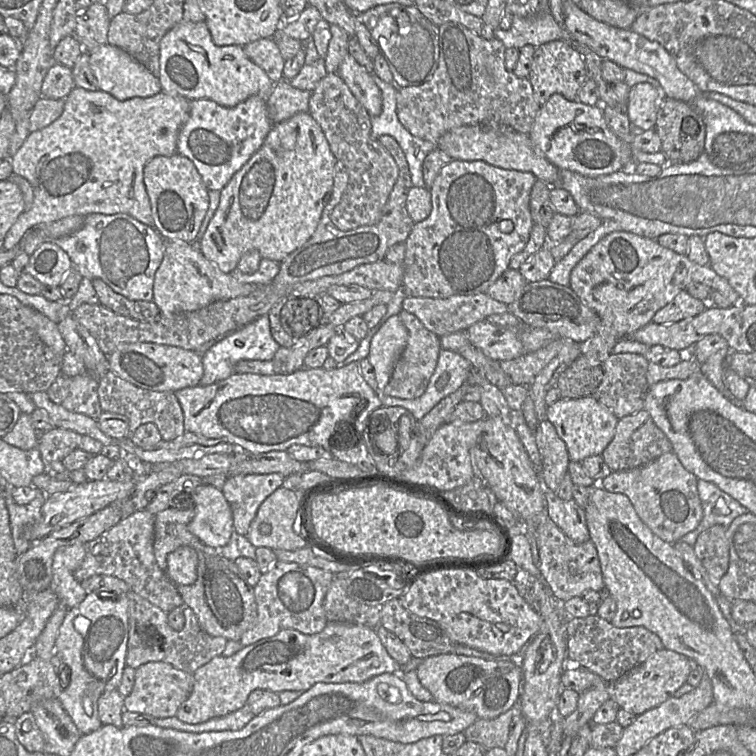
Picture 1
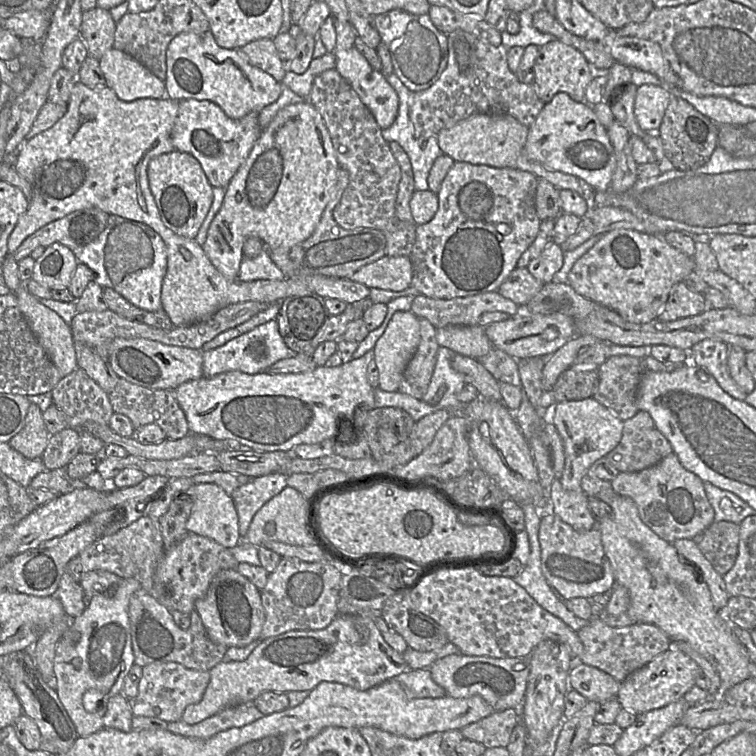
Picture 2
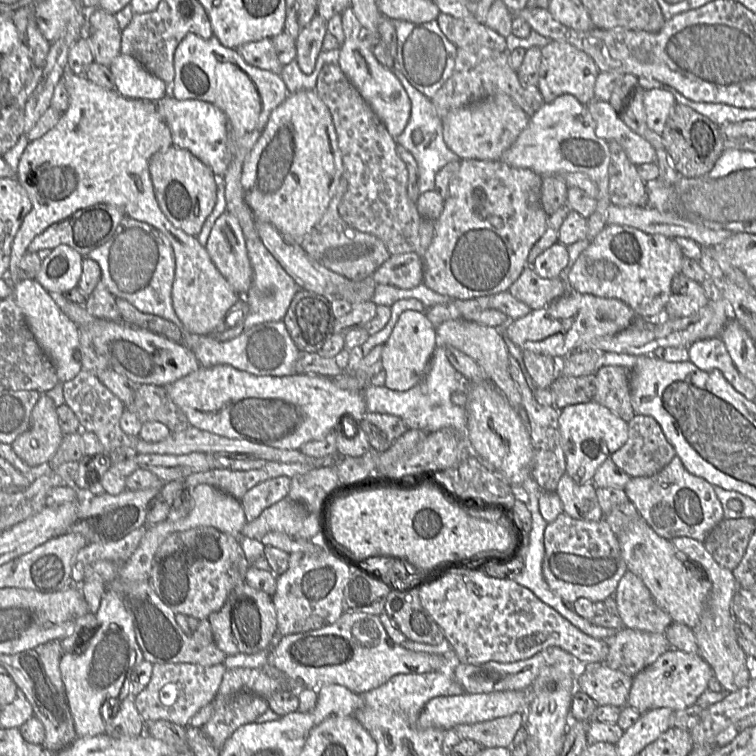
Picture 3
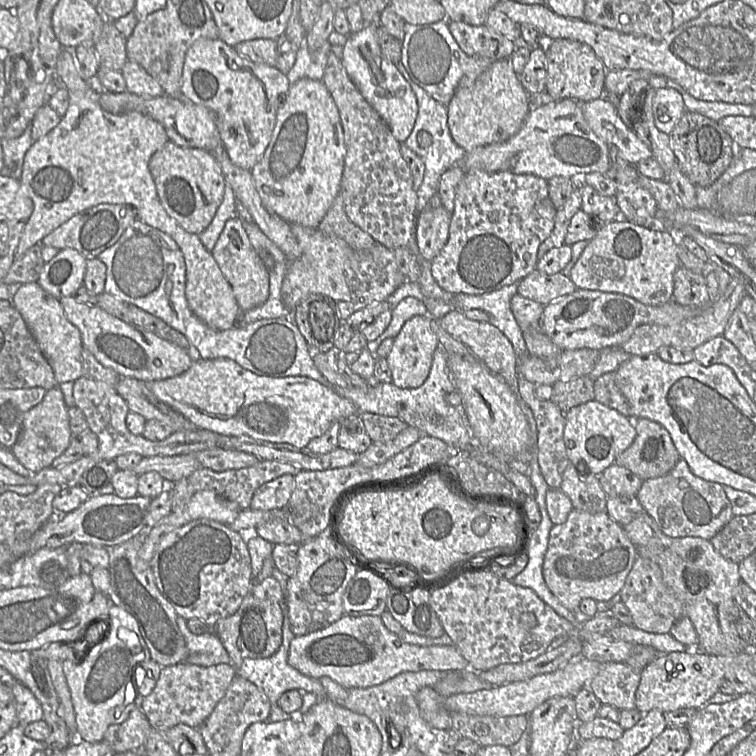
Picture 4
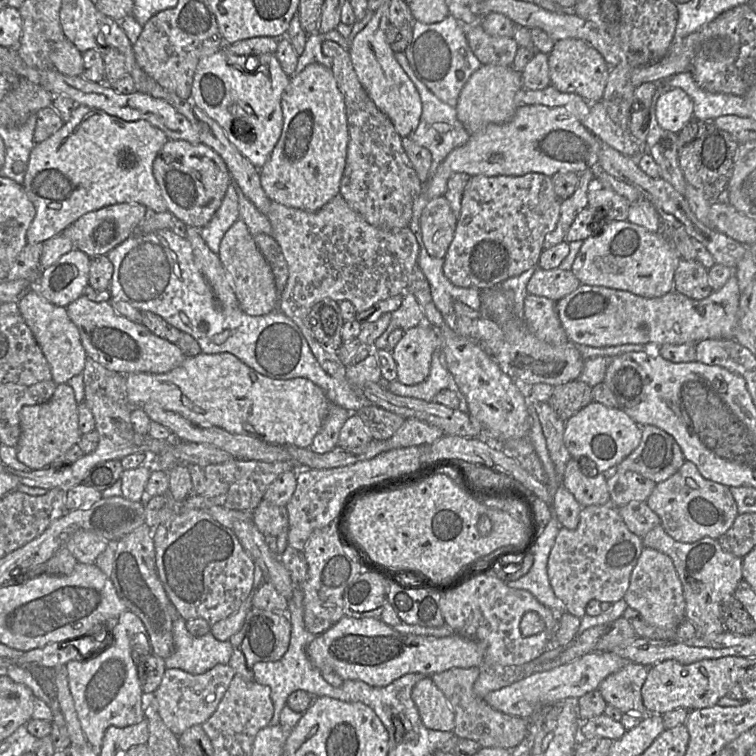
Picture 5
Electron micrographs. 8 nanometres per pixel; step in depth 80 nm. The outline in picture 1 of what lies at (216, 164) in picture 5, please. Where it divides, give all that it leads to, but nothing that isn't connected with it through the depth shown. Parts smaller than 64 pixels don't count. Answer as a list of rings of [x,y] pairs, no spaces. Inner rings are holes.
[[[178,152],[171,156],[157,156],[146,163],[143,178],[151,203],[154,228],[164,240],[181,240],[195,245],[209,208],[209,190],[194,163]]]

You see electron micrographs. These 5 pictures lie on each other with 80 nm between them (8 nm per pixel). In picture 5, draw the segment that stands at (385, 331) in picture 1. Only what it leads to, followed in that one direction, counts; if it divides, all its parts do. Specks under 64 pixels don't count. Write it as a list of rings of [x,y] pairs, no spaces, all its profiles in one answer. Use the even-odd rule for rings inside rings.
[[[415,326],[391,352],[397,367],[397,380],[404,385],[423,382],[429,375],[433,352],[441,348],[441,335],[430,326]]]

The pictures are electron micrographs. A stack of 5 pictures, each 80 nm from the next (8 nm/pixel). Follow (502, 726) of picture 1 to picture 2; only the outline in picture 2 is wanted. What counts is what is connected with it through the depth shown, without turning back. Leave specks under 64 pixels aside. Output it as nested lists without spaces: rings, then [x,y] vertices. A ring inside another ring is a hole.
[[[520,707],[510,708],[472,723],[460,731],[464,739],[481,743],[486,748],[506,747],[514,727],[520,722]]]

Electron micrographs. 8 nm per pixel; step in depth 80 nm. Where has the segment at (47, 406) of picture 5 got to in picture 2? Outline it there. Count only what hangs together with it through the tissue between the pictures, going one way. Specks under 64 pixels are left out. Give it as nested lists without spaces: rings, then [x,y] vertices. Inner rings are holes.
[[[32,403],[25,417],[24,427],[8,444],[26,458],[41,458],[50,435],[43,420],[42,410],[38,404]]]

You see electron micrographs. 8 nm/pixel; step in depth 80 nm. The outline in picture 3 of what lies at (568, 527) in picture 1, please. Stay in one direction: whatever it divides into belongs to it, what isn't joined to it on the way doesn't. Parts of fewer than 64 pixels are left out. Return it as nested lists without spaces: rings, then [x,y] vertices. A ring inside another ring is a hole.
[[[566,472],[562,475],[556,488],[563,513],[583,521],[599,521],[603,511],[596,495],[597,486],[593,481],[584,485],[577,484]]]

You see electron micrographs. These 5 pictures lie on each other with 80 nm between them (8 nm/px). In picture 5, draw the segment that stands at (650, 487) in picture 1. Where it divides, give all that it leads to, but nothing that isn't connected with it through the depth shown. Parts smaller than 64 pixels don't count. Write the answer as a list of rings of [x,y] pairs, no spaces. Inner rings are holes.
[[[688,460],[675,474],[656,484],[646,503],[660,518],[665,532],[684,543],[693,543],[705,537],[718,539],[739,515],[729,487],[705,479],[695,464]]]

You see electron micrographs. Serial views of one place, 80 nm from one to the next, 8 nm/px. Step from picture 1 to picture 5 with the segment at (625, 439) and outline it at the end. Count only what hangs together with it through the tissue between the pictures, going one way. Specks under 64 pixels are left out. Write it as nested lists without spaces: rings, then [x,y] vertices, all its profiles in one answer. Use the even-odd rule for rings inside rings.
[[[645,425],[639,445],[615,467],[615,471],[633,471],[660,483],[675,474],[685,461],[680,446],[669,433]]]

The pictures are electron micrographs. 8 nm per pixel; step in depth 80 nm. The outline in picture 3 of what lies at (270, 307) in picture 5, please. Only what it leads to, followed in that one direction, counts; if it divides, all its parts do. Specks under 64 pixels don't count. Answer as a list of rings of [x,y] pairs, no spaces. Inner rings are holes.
[[[225,211],[215,221],[205,246],[213,263],[241,296],[249,291],[253,269],[242,227],[233,214]]]

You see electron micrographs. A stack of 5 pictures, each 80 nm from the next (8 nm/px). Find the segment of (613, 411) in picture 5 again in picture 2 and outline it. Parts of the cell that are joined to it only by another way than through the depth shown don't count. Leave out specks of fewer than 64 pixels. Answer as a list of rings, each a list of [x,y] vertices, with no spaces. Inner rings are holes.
[[[593,397],[556,403],[549,412],[549,420],[555,425],[564,445],[565,465],[560,477],[561,485],[567,491],[582,491],[581,480],[591,465],[619,444],[624,421]]]

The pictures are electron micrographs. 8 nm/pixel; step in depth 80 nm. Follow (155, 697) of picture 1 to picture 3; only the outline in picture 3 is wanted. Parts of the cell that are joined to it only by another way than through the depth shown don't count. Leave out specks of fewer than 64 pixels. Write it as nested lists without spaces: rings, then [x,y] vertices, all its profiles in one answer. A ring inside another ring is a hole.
[[[190,663],[153,664],[148,685],[134,699],[135,706],[145,722],[166,720],[184,727],[204,706],[213,702],[227,668],[224,663],[201,666]]]

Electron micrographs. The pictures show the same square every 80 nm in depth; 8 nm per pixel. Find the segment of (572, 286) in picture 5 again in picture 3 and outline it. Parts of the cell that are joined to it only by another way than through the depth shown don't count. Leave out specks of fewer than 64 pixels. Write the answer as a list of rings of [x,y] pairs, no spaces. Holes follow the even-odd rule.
[[[527,266],[508,292],[532,310],[546,307],[570,291],[567,282],[561,278],[540,277],[531,266]]]

